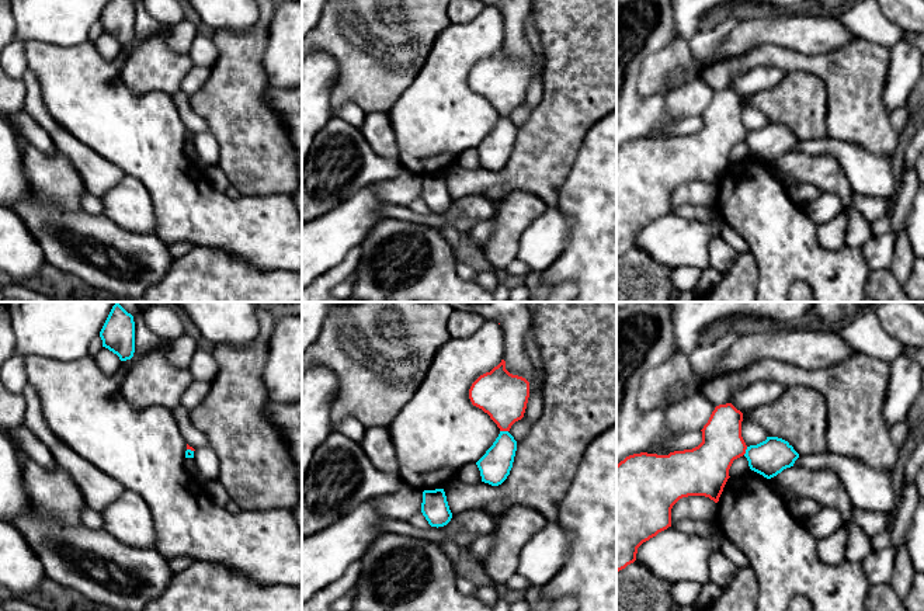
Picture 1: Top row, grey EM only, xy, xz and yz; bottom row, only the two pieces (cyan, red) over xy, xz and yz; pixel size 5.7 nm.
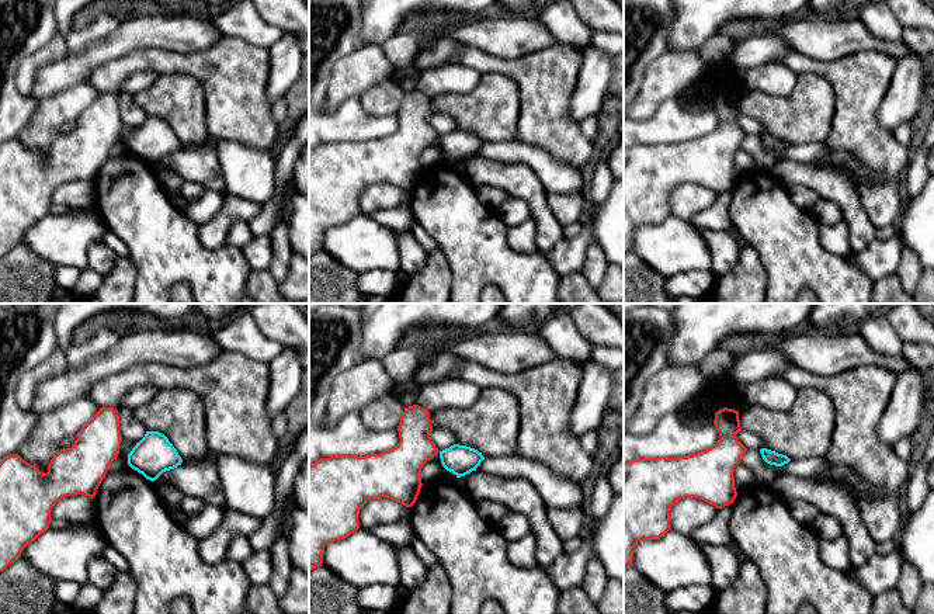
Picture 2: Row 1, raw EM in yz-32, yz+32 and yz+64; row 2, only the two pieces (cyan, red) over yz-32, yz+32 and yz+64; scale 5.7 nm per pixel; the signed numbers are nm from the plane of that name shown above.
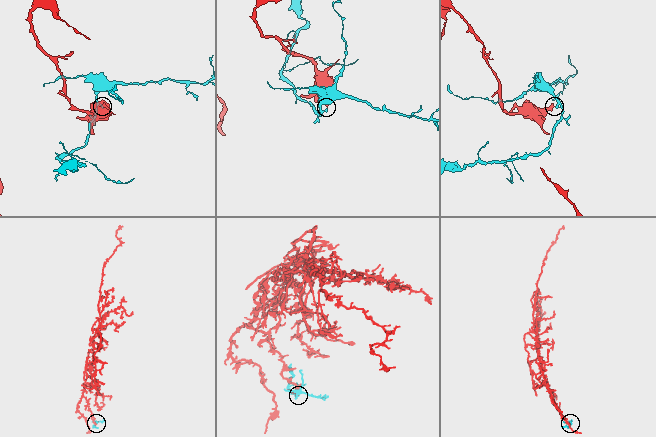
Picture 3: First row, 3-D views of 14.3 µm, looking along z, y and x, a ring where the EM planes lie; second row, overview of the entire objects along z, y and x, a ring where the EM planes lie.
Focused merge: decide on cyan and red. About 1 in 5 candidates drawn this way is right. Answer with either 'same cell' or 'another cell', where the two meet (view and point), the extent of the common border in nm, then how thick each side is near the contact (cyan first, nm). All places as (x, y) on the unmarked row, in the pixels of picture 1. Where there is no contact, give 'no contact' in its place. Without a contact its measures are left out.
another cell | xz (504, 117) | 50 nm | 180/280 nm

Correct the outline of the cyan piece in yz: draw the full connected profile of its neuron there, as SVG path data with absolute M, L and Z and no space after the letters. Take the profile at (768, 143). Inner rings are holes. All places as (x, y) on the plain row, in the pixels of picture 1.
M767 122L765 126L747 132L744 142L751 156L771 164L784 155L793 152L799 139L788 126L778 122Z

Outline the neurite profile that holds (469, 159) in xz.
M468 149L463 150L455 162L458 166L469 169L469 170L476 170L482 167L480 156L476 149Z

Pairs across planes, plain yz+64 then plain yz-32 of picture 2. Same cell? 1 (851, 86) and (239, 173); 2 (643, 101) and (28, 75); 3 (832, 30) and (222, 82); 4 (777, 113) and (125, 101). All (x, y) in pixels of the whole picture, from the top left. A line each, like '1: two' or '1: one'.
1: two
2: one
3: two
4: two

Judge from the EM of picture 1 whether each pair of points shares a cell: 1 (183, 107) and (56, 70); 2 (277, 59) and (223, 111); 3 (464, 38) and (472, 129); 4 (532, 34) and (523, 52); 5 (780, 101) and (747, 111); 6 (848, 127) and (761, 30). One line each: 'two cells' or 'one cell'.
1: two cells
2: two cells
3: one cell
4: two cells
5: two cells
6: two cells

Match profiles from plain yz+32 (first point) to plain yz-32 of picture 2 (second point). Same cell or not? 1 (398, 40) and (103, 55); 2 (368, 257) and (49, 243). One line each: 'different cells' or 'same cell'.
1: different cells
2: same cell

